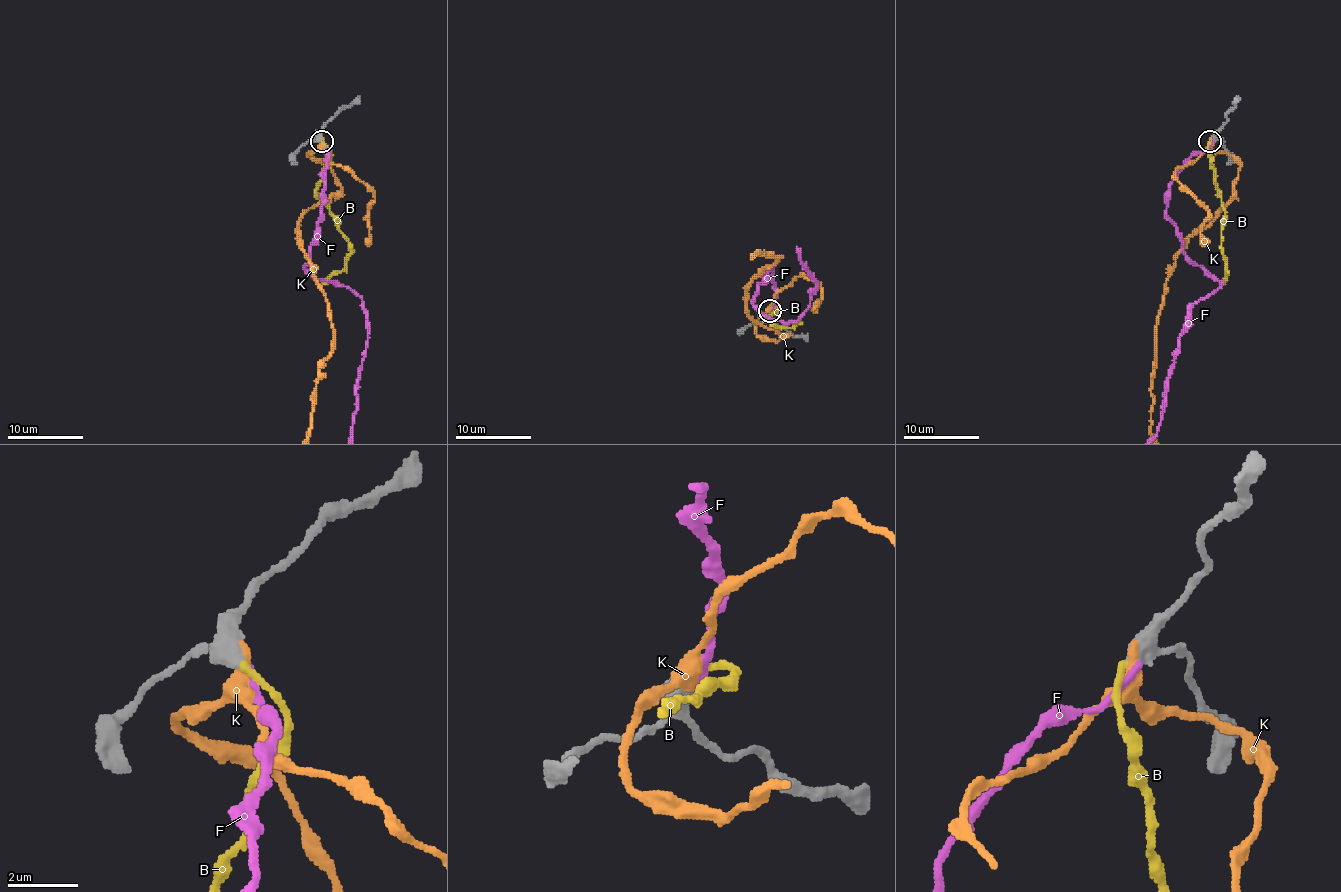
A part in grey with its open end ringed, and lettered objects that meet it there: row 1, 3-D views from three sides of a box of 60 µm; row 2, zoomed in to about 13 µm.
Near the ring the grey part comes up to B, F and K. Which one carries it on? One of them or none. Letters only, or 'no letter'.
B

